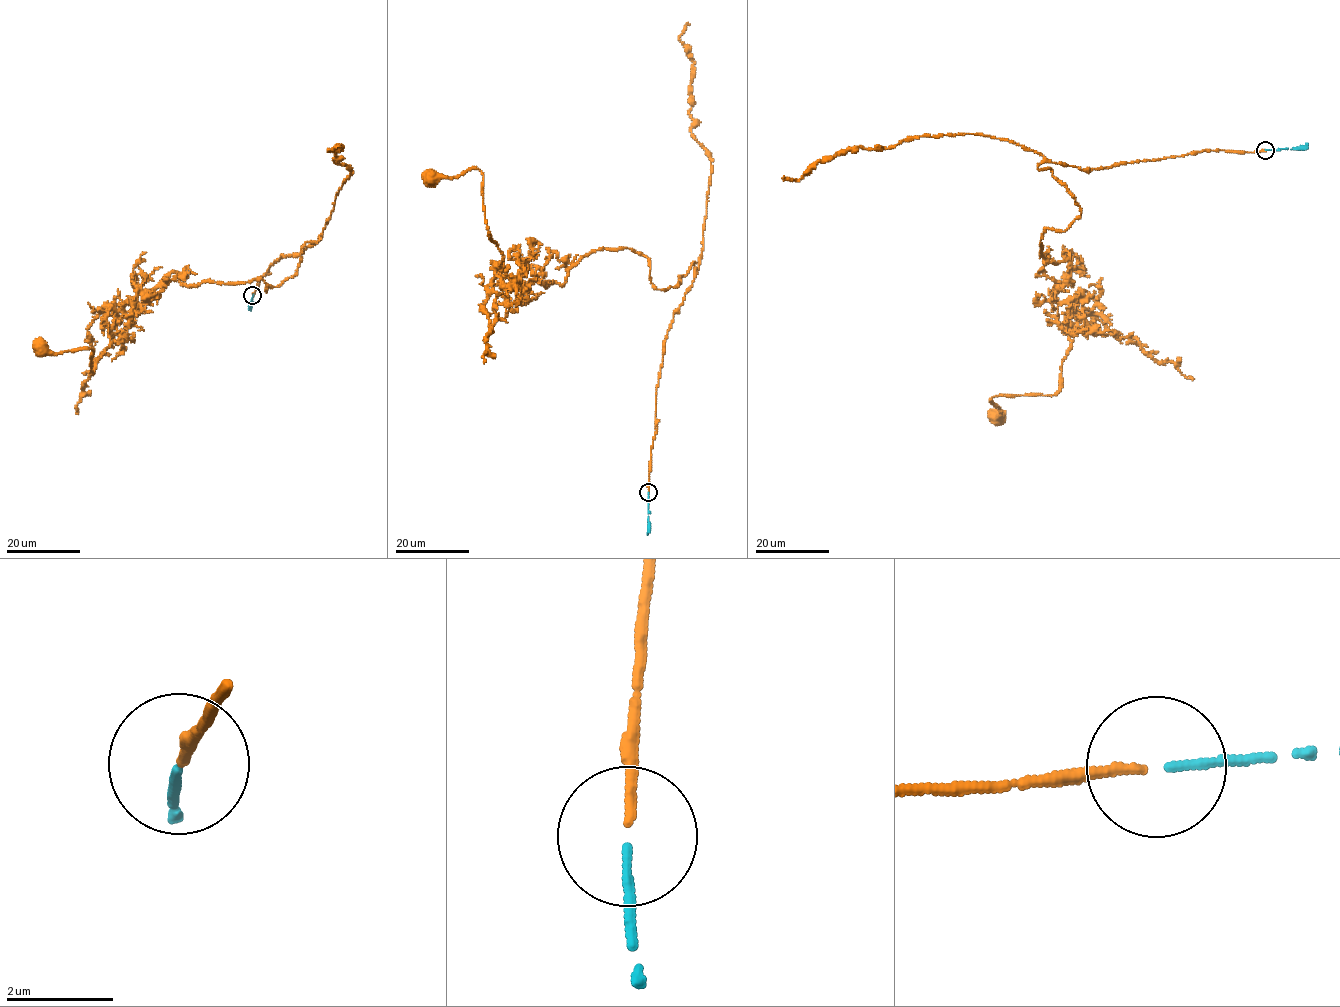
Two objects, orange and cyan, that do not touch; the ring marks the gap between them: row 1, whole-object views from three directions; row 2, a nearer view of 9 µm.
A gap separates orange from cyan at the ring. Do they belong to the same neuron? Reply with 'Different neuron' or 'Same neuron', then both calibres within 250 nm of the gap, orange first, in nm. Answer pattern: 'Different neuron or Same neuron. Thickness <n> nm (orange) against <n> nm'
Same neuron. Thickness 160 nm (orange) against 160 nm

